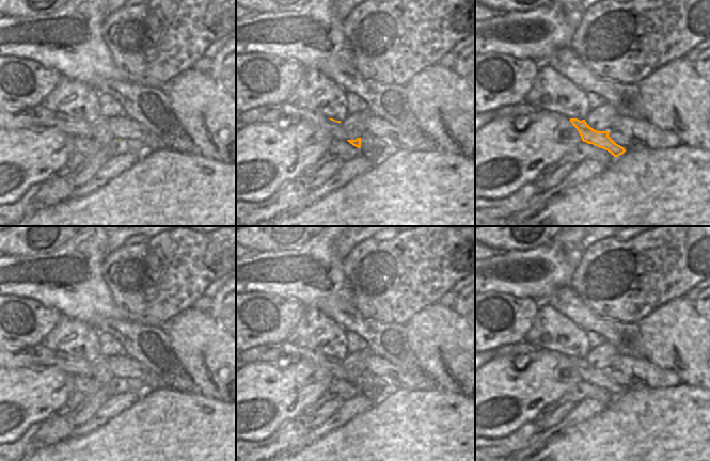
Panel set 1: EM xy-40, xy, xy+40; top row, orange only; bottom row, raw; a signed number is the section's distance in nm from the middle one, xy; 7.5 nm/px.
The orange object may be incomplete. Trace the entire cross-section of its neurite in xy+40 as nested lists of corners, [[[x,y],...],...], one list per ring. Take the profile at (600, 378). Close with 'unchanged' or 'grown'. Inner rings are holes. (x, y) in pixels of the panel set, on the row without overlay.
[[[570,357],[572,364],[579,370],[583,381],[593,383],[599,387],[608,390],[614,396],[622,394],[626,388],[616,383],[610,376],[609,370],[597,370],[593,368],[585,359]]]; unchanged

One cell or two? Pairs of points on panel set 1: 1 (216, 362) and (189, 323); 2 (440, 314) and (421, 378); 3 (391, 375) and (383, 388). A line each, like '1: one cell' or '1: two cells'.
1: one cell
2: two cells
3: two cells

